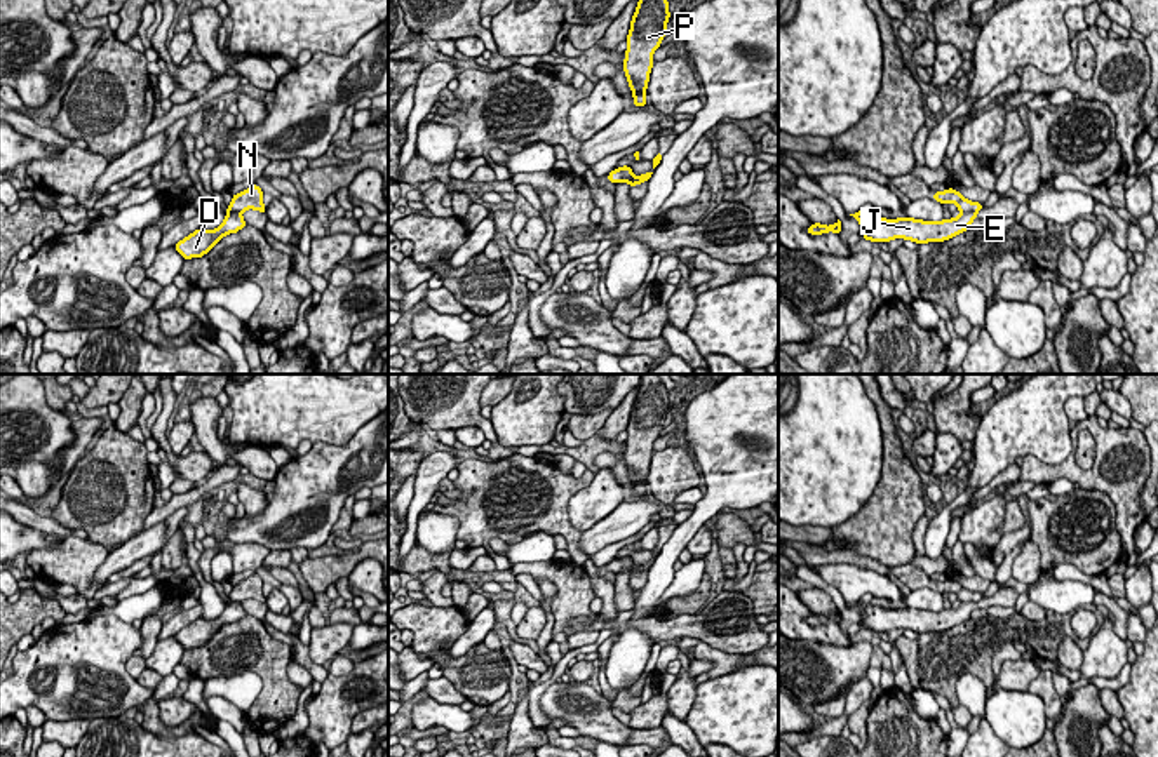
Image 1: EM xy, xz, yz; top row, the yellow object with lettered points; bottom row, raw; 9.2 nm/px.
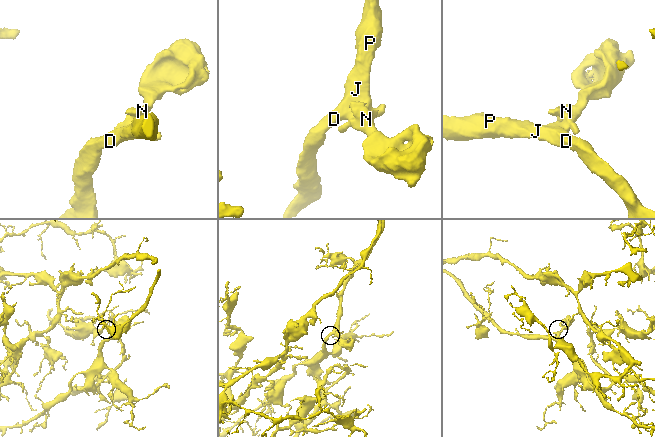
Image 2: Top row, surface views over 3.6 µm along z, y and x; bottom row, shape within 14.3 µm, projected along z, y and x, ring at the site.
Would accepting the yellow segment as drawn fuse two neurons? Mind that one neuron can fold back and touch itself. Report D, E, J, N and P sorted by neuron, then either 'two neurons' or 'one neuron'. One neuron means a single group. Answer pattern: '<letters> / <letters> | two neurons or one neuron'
D E J P / N | two neurons

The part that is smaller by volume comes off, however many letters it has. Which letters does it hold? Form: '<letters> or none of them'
N

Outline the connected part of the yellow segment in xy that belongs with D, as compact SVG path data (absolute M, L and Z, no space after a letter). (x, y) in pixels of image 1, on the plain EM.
M228 602L223 613L216 620L195 620L183 630L179 630L174 639L183 646L183 649L202 647L207 644L225 625L237 623L246 618L246 611L240 602Z

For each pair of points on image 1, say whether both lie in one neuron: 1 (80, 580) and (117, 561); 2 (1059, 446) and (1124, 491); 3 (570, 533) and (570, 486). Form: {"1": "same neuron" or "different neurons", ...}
{"1": "different neurons", "2": "different neurons", "3": "same neuron"}

